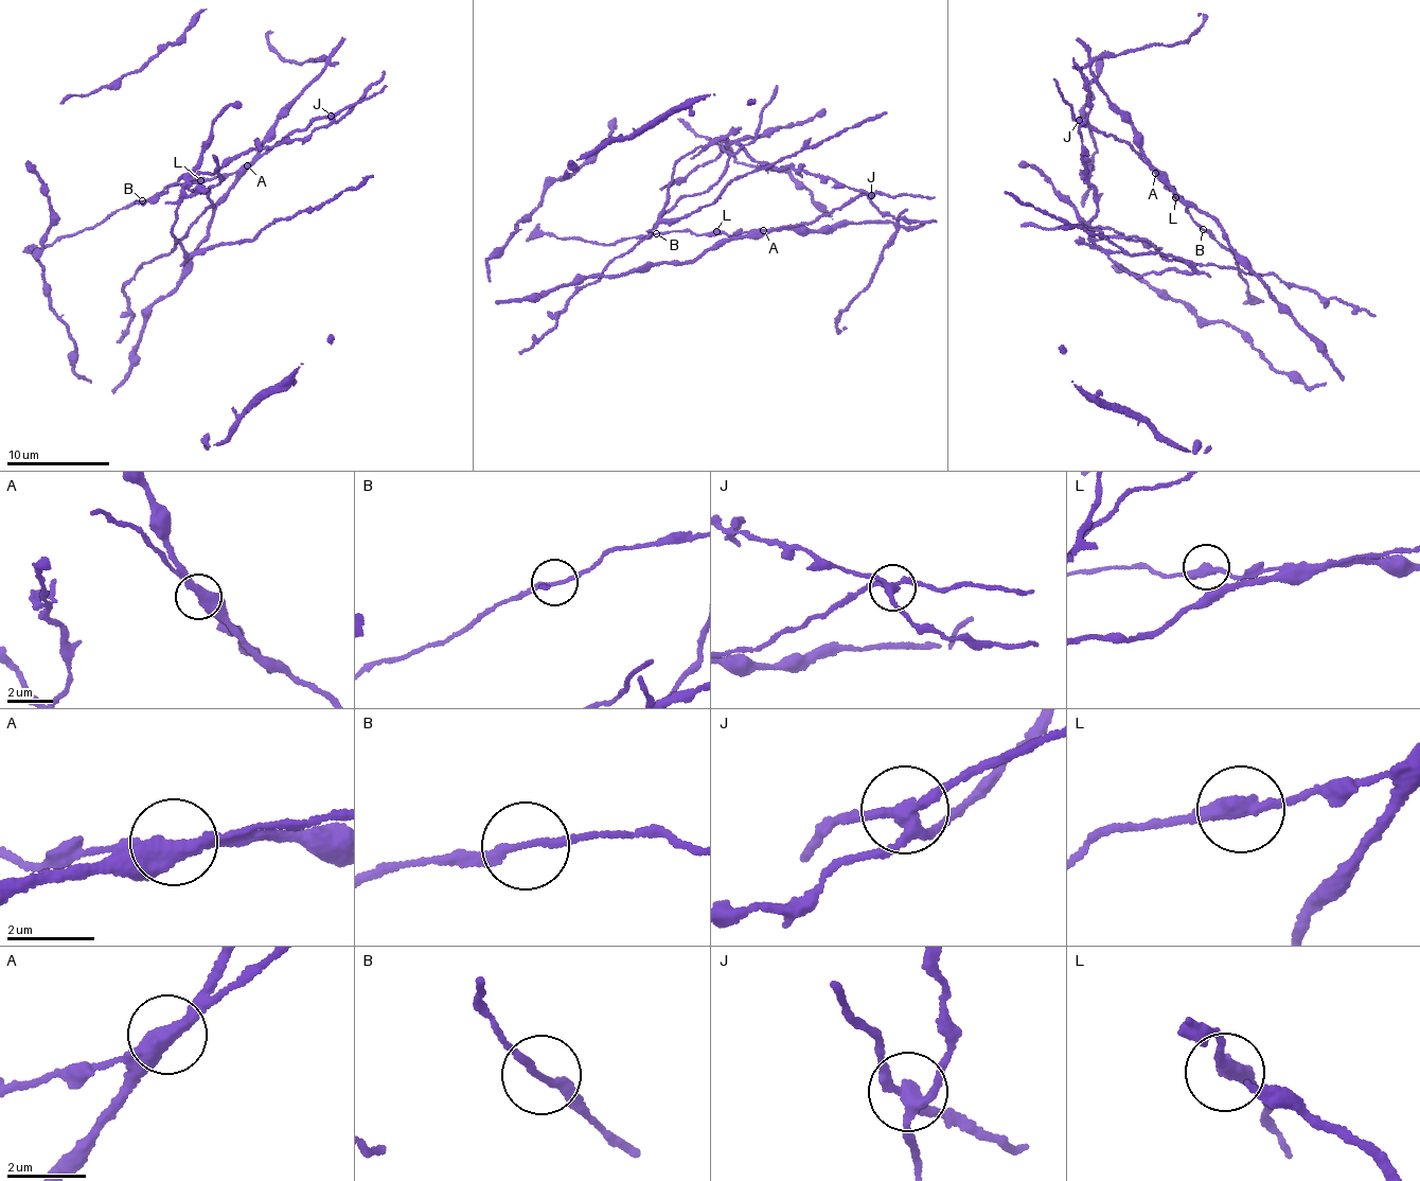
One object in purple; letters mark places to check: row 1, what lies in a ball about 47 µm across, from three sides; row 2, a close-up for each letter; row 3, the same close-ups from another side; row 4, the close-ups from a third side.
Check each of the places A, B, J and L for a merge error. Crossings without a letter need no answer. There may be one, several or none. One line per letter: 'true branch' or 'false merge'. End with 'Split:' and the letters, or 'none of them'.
A: false merge
B: true branch
J: false merge
L: true branch
Split: A, J

